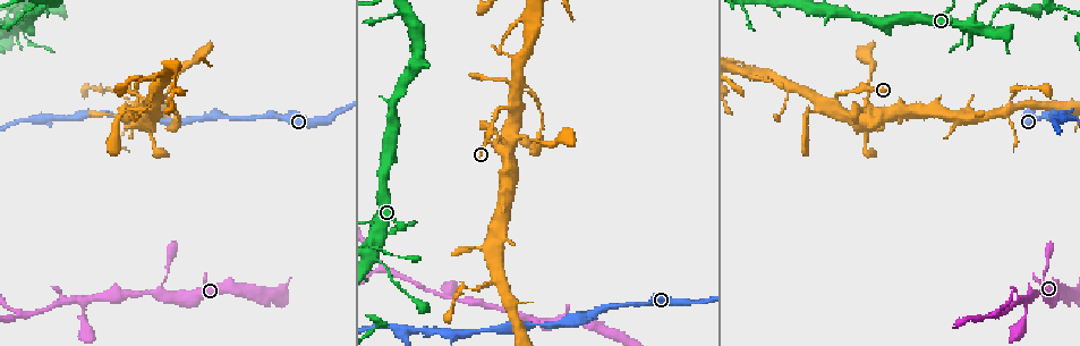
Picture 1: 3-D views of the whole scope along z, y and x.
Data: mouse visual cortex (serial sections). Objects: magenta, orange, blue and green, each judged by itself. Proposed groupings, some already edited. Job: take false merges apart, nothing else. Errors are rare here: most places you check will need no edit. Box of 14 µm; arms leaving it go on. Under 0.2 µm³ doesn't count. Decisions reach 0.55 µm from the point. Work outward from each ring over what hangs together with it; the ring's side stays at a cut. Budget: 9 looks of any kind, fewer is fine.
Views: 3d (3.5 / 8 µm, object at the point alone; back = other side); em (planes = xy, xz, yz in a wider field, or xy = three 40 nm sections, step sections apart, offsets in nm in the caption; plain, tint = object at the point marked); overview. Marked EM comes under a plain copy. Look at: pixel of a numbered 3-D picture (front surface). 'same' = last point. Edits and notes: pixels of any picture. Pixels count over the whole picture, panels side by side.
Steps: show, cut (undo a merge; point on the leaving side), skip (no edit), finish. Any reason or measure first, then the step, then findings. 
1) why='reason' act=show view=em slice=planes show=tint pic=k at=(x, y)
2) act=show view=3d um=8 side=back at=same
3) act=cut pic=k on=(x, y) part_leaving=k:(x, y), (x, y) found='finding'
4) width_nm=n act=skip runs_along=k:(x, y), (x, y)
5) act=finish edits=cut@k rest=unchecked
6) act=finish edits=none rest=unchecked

act=show view=3d um=8 pic=1 at=(968, 26)

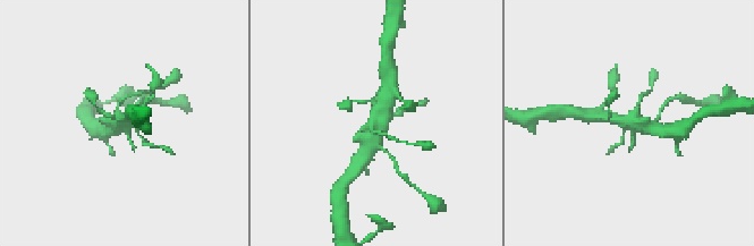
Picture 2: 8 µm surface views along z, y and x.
act=show view=3d um=3.5 pic=2 at=(124, 122)

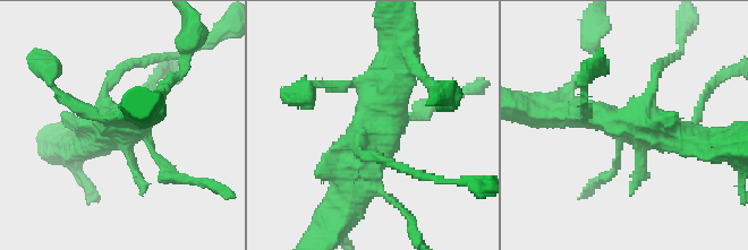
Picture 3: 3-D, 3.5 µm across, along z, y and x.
act=show view=em slice=xy step=2 show=tint pic=3 at=(122, 130)

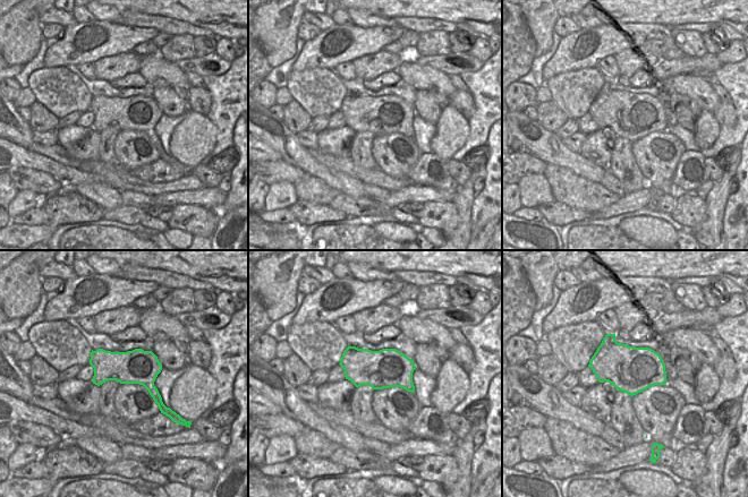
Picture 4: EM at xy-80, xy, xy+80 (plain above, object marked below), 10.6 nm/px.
act=skip runs_along=3:(396, 72), (388, 124), (350, 197) found='one cell here'

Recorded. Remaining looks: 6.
why='side arm on a straight run' act=show view=3d um=8 pic=1 at=(405, 328)

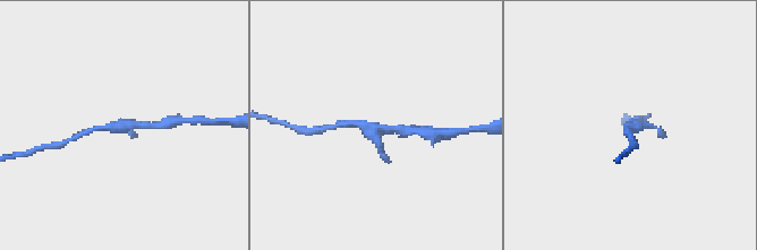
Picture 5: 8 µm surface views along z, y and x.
arms=3 arm_widths_nm=150,200,250 act=show view=em slice=xy step=2 show=tint pic=5 at=(376, 127)

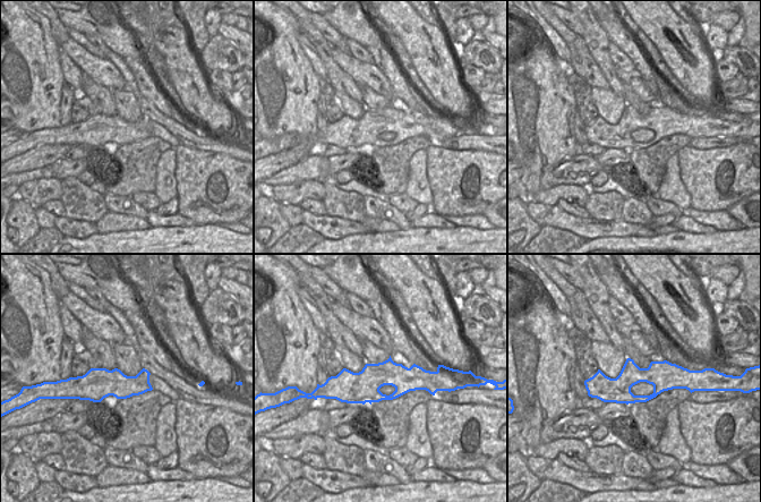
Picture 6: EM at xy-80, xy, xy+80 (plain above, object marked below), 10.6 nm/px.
act=skip runs_along=6:(429, 374), (332, 388) found='continuous, no second cell'

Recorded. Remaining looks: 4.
why='three arms meet' act=show view=3d um=3.5 side=back pic=1 at=(516, 135)

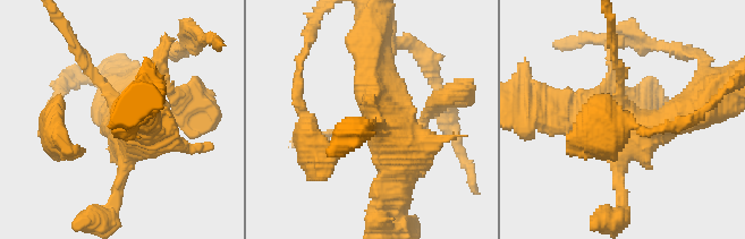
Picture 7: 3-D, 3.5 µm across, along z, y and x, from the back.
act=show view=em slice=xy step=1 show=tint at=same

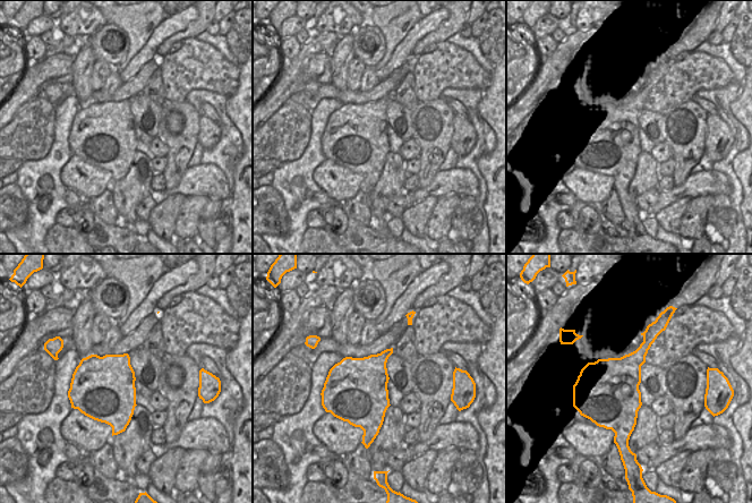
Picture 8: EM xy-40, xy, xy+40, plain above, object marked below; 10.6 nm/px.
act=show view=em slice=planes show=tint at=same

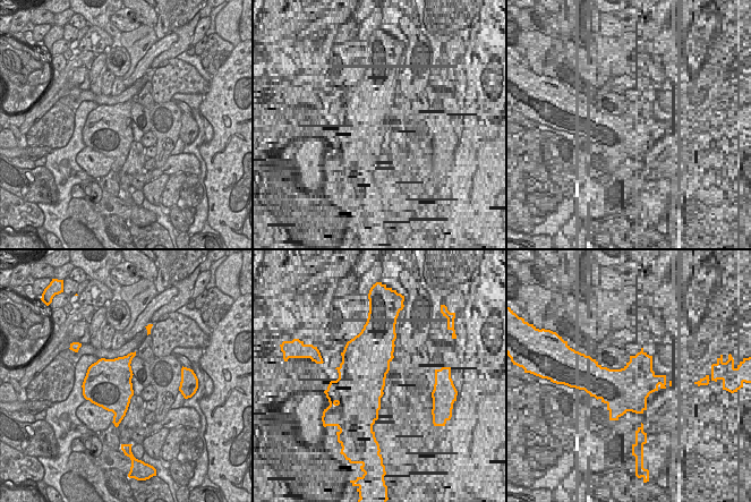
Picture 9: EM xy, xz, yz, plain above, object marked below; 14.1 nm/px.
act=skip runs_along=7:(373, 54), (395, 187) found='continuous, no second cell'

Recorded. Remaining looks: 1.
act=finish edits=none rest=unchecked

